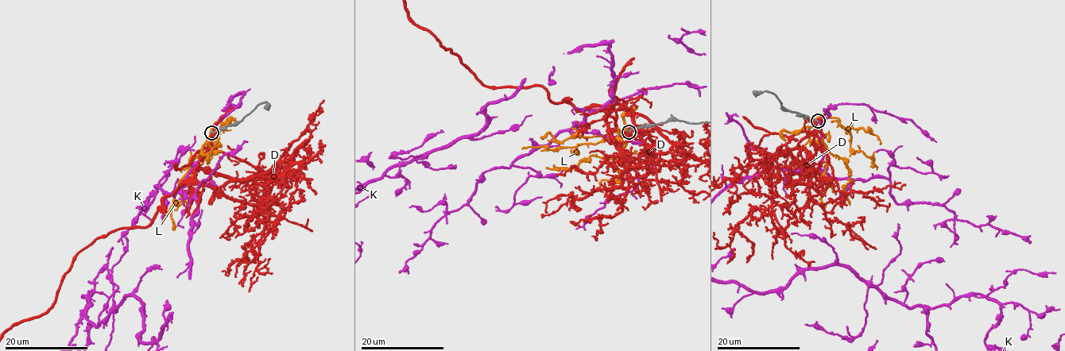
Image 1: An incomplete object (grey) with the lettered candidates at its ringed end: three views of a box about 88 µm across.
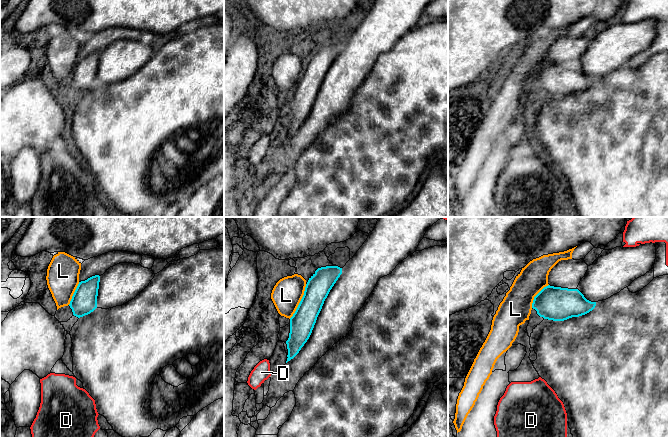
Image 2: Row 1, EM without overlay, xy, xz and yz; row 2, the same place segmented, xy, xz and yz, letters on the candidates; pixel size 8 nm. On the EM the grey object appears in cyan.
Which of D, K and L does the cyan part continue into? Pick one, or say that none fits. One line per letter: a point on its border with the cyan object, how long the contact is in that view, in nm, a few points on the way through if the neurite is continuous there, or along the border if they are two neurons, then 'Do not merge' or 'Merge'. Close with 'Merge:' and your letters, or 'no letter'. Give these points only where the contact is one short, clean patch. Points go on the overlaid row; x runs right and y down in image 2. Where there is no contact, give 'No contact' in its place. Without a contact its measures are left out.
D: No contact. Do not merge
K: No contact. Merge
L: Touches cyan at xz (300, 301). Shared border 320 nm. Boundary: xz (306, 284), (304, 294), (295, 312), (289, 318). Do not merge
Merge: K

